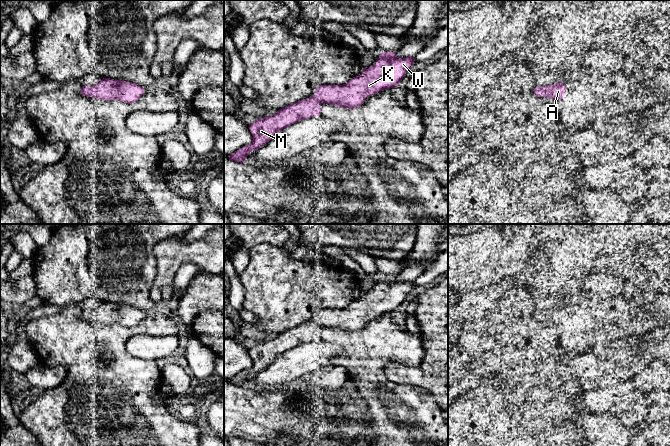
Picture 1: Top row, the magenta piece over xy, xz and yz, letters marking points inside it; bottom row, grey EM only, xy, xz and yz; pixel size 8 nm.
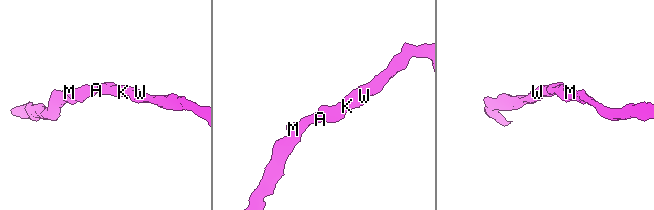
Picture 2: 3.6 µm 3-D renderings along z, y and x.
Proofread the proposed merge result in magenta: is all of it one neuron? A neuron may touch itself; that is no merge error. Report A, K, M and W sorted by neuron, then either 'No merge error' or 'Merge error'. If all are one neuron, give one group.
Groups: A K M W. No merge error

